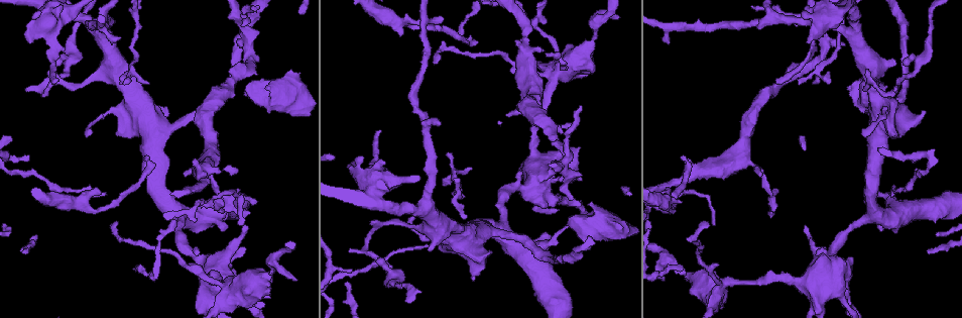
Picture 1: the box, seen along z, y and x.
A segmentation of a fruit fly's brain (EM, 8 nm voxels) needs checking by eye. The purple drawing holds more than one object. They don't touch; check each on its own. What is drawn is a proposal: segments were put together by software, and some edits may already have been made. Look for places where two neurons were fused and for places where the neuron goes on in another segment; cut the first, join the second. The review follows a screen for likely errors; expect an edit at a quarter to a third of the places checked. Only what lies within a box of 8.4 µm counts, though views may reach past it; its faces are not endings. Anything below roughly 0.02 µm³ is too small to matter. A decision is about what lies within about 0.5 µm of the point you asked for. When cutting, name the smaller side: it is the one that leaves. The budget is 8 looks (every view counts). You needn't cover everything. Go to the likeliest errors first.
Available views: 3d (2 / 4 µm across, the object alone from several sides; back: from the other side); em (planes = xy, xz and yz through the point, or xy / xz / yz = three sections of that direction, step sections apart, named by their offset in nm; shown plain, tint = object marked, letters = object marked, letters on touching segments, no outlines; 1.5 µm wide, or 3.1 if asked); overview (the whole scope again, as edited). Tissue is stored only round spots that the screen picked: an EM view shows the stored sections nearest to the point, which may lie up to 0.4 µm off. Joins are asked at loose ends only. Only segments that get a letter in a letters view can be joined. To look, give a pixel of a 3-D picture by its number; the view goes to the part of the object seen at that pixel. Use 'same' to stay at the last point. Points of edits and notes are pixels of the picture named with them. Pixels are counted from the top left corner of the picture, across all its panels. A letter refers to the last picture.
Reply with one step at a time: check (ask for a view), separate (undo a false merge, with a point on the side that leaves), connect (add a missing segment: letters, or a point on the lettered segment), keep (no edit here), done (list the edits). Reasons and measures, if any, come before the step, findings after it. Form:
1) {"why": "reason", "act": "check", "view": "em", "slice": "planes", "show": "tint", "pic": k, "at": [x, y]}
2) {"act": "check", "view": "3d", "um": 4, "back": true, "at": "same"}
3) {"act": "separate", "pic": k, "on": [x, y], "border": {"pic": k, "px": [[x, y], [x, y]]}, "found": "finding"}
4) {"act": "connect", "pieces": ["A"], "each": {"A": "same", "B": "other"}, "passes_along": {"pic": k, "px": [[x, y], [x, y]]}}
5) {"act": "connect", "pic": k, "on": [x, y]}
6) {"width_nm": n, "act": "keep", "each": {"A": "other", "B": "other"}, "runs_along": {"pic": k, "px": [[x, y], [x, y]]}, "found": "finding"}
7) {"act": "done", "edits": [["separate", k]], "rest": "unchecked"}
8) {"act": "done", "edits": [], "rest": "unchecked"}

{"why": "end of a long branch", "act": "check", "view": "em", "slice": "planes", "show": "letters", "pic": 1, "at": [105, 195]}

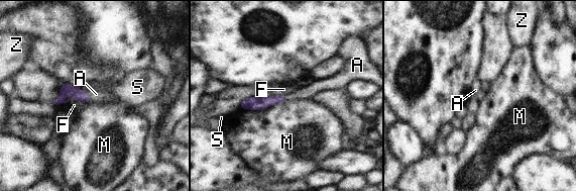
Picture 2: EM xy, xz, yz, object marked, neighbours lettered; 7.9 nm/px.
{"act": "connect", "pieces": ["A"], "each": {"A": "same", "F": "other", "M": "other", "S": "other", "Z": "other"}, "passes_along": {"pic": 2, "px": [[66, 89], [88, 94], [96, 94]]}, "found": "it goes on there"}

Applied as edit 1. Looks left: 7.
{"why": "redraw", "act": "check", "view": "overview"}

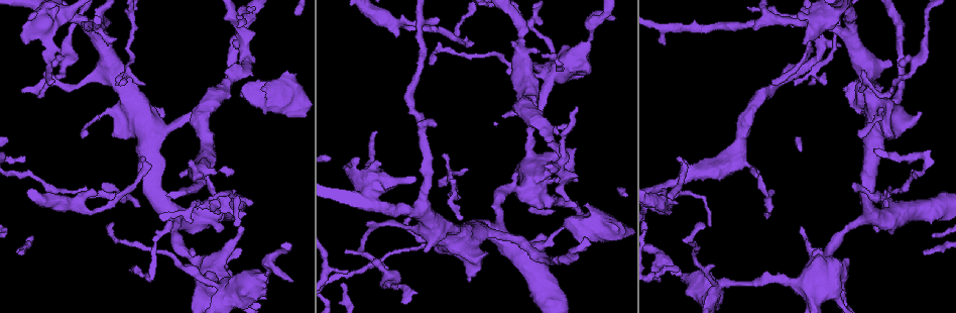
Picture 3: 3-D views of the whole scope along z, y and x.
{"why": "tapers out", "act": "check", "view": "3d", "um": 4, "pic": 3, "at": [676, 159]}

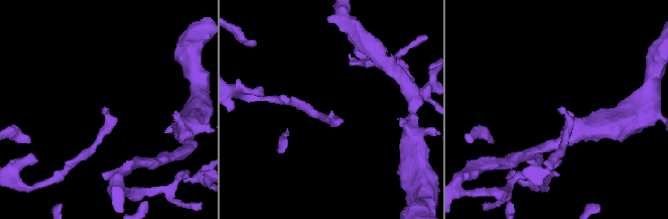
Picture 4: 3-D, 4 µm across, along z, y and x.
{"why": "need the tissue", "act": "check", "view": "em", "slice": "planes", "show": "letters", "pic": 4, "at": [332, 112]}

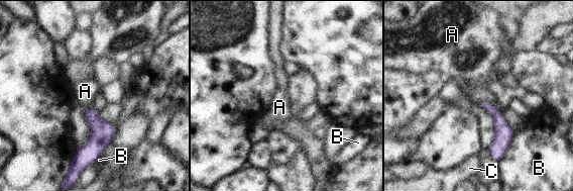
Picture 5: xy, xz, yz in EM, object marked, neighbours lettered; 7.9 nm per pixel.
{"act": "keep", "each": {"A": "other", "B": "other", "C": "other"}, "found": "none of them fits"}

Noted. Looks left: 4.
{"why": "an open end", "act": "check", "view": "3d", "um": 4, "pic": 3, "at": [22, 90]}

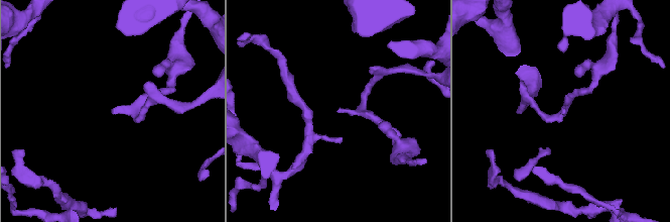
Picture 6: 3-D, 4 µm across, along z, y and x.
{"act": "check", "view": "em", "slice": "planes", "show": "letters", "pic": 6, "at": [564, 113]}

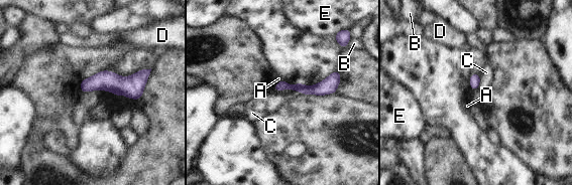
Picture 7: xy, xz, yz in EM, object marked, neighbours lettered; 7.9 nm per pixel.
{"act": "keep", "each": {"A": "other", "B": "other", "C": "other", "D": "other", "E": "other"}, "runs_along": {"pic": 7, "px": [[147, 71], [134, 83], [83, 89]]}, "found": "none of them fits"}

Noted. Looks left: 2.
{"act": "done", "edits": [["connect", 2]], "rest": "unchecked"}

